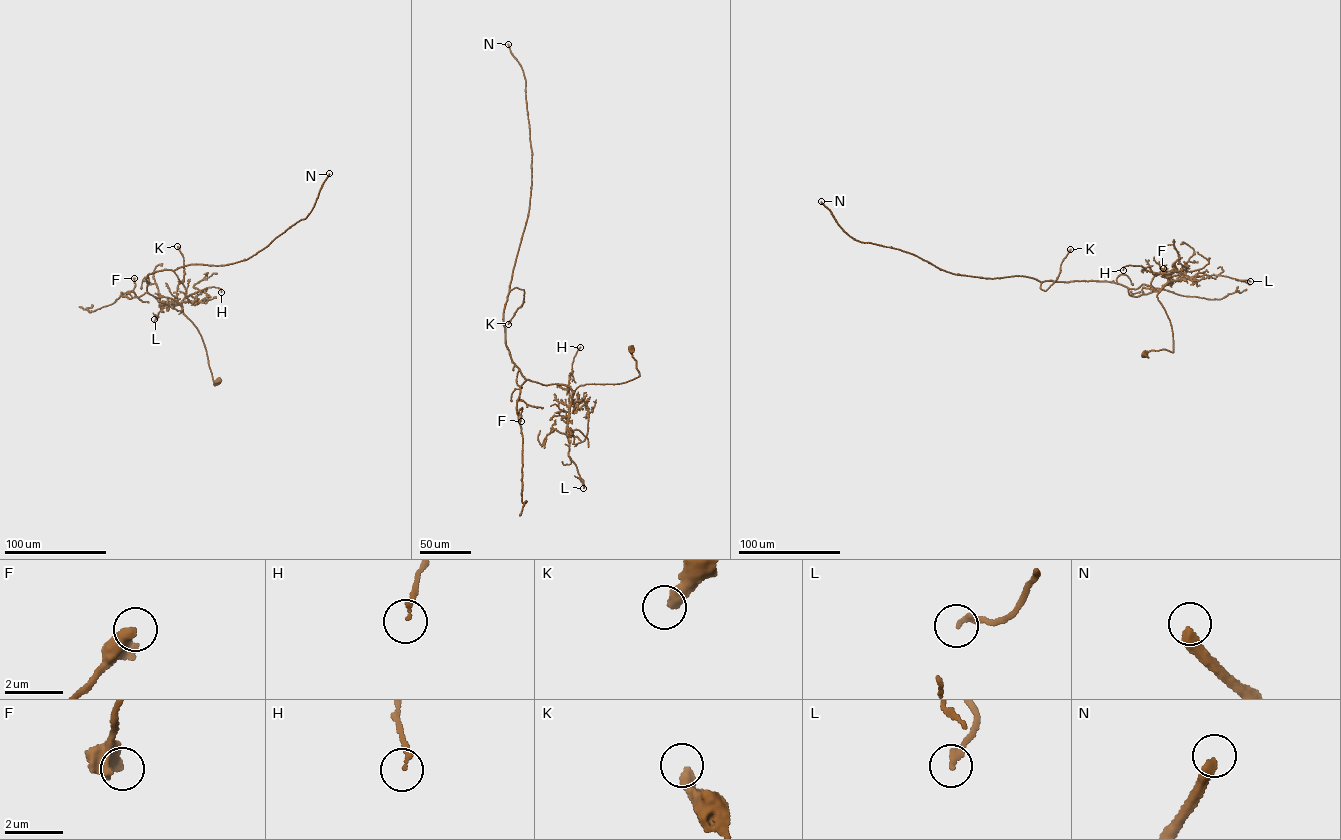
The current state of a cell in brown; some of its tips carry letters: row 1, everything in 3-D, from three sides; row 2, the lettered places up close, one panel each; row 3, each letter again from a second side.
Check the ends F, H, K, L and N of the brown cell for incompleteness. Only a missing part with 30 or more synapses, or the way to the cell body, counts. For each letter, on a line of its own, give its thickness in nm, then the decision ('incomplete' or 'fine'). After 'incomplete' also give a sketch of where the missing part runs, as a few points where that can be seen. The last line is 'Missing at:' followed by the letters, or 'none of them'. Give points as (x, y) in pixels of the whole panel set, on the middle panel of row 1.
F: 480 nm | fine
H: 140 nm | fine
K: 380 nm | fine
L: 190 nm | fine
N: 380 nm | incomplete
Missing at: N

